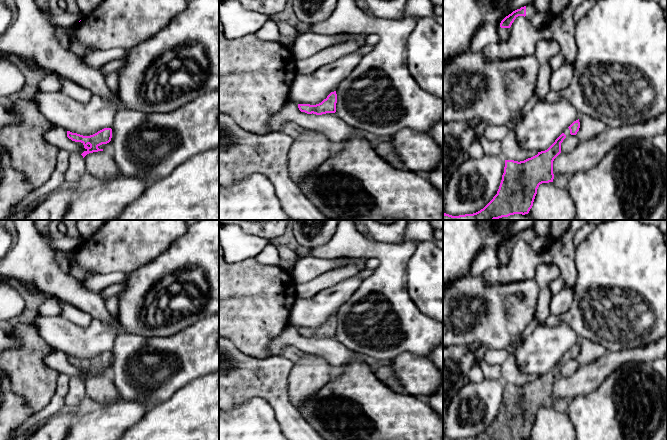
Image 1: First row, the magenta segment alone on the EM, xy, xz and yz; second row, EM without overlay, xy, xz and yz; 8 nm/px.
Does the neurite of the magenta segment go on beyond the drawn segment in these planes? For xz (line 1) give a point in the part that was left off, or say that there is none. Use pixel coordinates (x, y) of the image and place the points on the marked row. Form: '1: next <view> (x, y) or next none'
1: next none

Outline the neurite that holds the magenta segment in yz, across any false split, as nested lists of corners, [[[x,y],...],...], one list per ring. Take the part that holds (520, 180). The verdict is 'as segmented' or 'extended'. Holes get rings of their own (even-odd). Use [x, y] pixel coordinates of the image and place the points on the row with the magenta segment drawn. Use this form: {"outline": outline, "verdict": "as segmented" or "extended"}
{"outline": [[[562,133],[547,150],[524,161],[505,160],[497,194],[483,209],[459,216],[444,213],[443,220],[495,220],[528,214],[539,185],[553,182],[553,161],[561,153],[561,143],[565,138]]], "verdict": "as segmented"}

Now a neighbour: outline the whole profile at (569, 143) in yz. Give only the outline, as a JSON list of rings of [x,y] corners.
[[[570,135],[566,137],[561,143],[561,152],[562,153],[570,153],[572,152],[577,145],[579,144],[579,139],[577,135]]]

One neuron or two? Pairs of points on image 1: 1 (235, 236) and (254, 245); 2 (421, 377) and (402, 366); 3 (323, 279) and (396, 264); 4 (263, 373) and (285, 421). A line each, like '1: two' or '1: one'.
1: one
2: one
3: two
4: one

